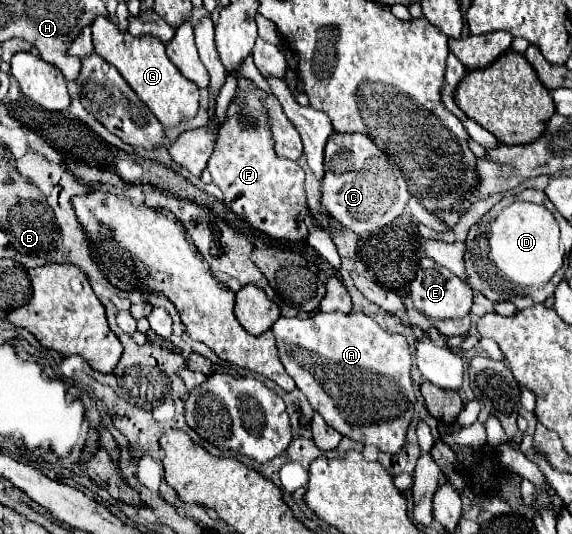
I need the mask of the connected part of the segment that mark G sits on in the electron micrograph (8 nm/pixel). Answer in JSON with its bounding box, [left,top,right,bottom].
[91,16,199,128]

